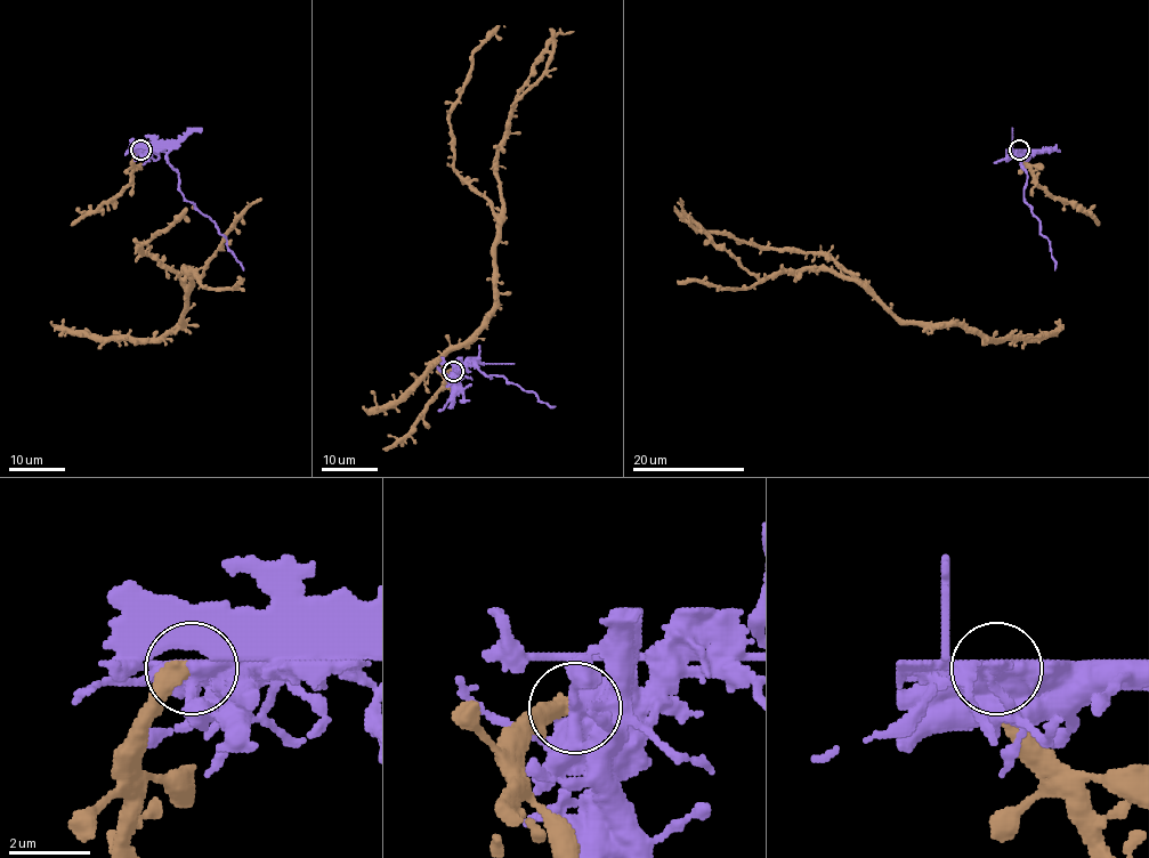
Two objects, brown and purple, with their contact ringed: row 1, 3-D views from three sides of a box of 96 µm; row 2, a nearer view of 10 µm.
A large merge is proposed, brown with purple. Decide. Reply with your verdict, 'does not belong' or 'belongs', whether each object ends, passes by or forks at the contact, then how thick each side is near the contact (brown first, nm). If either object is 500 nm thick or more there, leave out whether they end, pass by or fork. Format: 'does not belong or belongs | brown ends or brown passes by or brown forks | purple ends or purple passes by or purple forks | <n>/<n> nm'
does not belong | brown ends | purple forks | 440/480 nm

